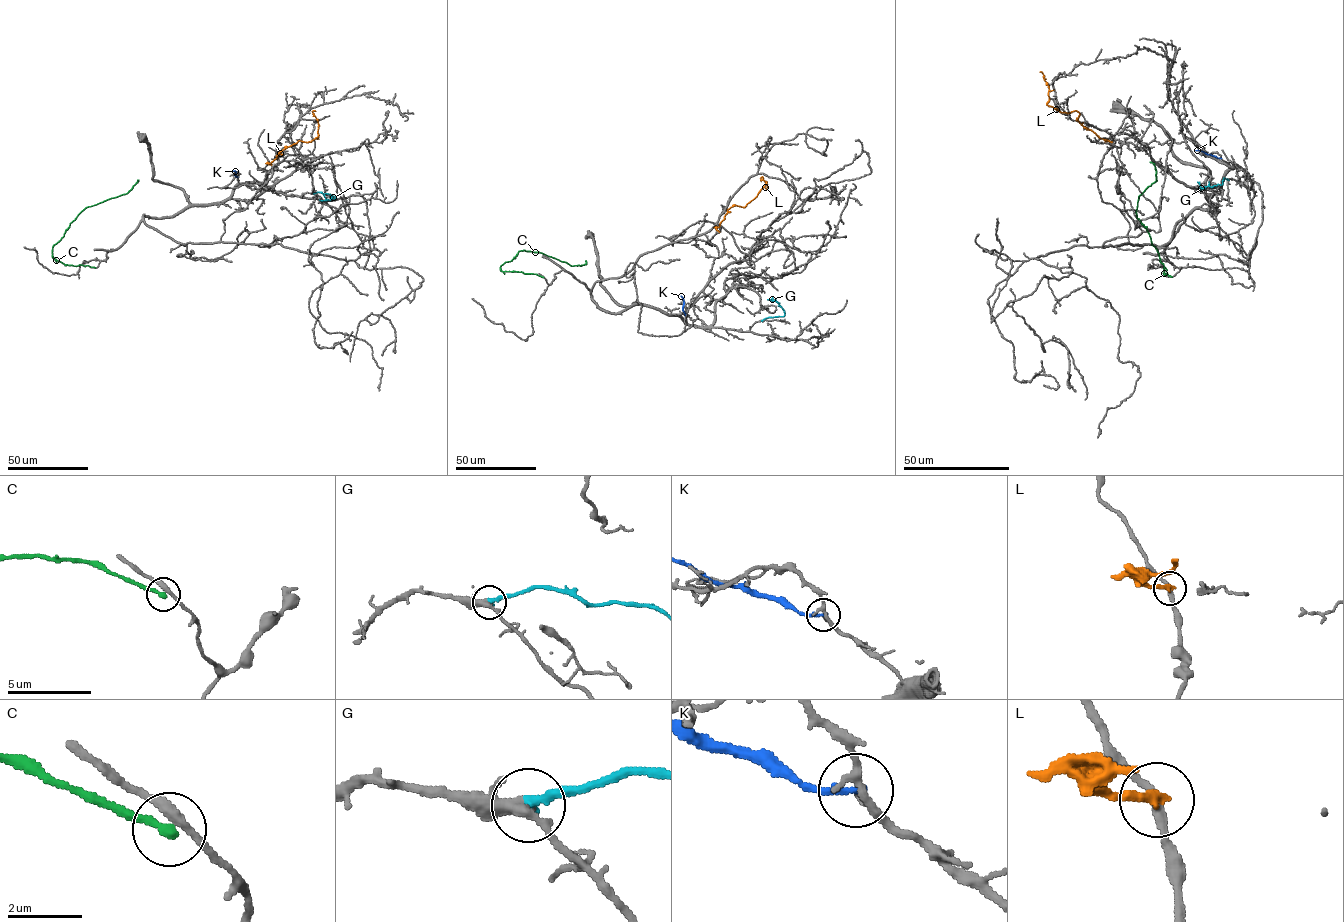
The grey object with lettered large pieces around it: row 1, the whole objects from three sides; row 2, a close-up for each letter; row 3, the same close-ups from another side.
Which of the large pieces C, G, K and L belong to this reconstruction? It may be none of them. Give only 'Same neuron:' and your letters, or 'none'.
Same neuron: G

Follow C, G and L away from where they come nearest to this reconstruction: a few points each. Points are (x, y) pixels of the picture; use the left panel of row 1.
C: (95, 267), (64, 265), (52, 255), (53, 246), (88, 207), (126, 194), (137, 179)
G: (313, 193), (336, 197), (319, 200)
L: (271, 164), (268, 164), (286, 148), (299, 140), (308, 142), (318, 136), (317, 119), (312, 111), (315, 111)

